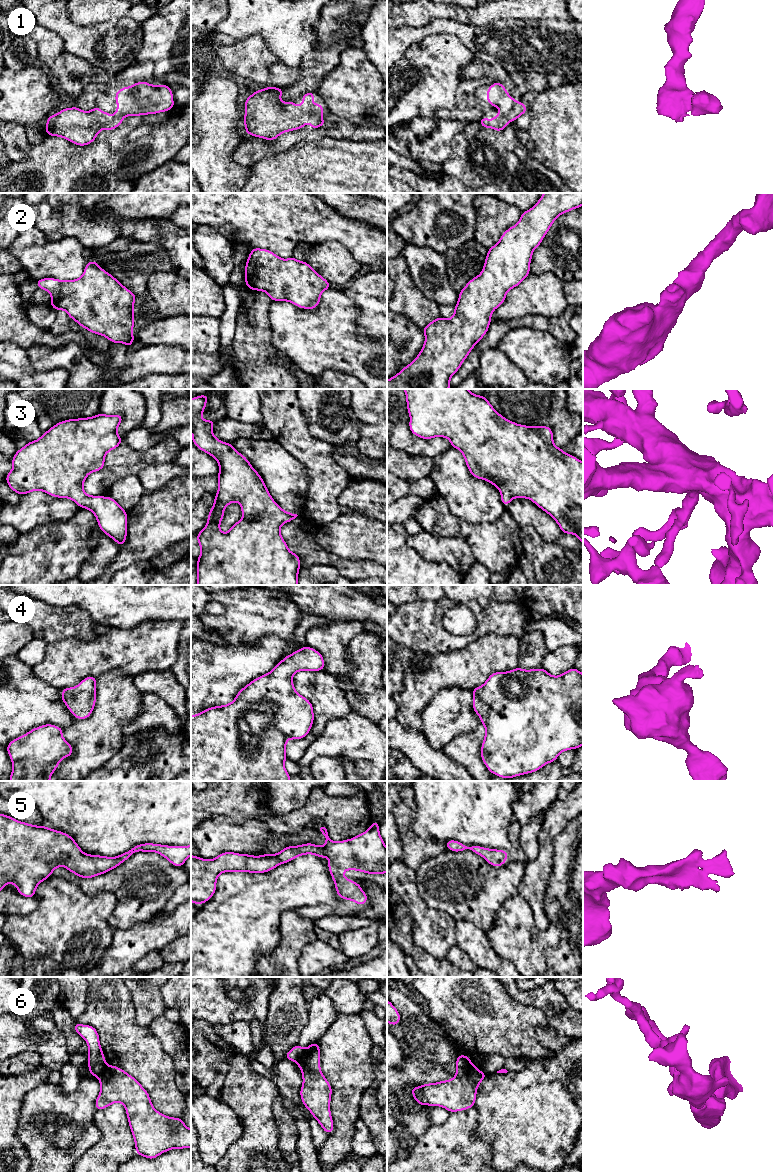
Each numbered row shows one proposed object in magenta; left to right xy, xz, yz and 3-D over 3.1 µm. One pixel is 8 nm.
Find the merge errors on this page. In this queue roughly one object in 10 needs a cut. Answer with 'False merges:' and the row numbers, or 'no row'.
False merges: 6

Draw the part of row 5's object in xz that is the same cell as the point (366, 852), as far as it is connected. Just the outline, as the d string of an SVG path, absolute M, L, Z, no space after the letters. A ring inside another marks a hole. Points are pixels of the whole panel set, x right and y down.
M375 820L372 822L370 828L362 834L359 834L352 839L339 842L333 842L330 839L325 824L323 826L318 826L318 830L325 836L326 843L324 846L318 846L312 843L287 846L277 854L263 854L261 856L238 854L235 852L223 852L211 860L191 855L191 902L200 905L210 900L217 888L217 877L223 872L239 871L265 873L275 869L280 864L294 860L298 856L313 854L319 858L327 857L330 859L327 865L335 883L335 889L338 897L343 898L344 900L351 900L358 905L366 904L368 896L361 889L360 884L349 880L342 874L346 870L356 870L367 874L387 873L387 847L380 836L378 821Z

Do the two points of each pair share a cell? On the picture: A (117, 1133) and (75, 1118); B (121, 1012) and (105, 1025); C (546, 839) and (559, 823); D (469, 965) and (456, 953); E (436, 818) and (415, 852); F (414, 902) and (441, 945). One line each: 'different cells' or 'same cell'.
A: different cells
B: same cell
C: same cell
D: same cell
E: different cells
F: same cell

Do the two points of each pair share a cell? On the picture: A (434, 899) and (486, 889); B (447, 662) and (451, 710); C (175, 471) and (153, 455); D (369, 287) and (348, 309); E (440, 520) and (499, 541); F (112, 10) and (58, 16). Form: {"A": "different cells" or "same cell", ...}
{"A": "same cell", "B": "different cells", "C": "different cells", "D": "different cells", "E": "same cell", "F": "different cells"}

